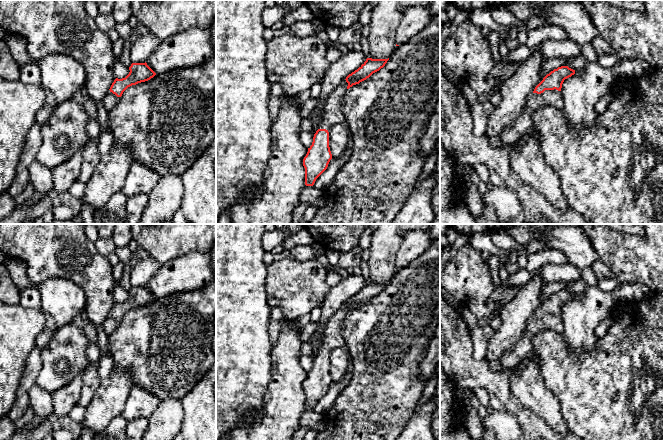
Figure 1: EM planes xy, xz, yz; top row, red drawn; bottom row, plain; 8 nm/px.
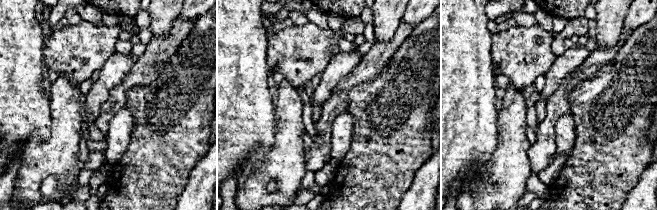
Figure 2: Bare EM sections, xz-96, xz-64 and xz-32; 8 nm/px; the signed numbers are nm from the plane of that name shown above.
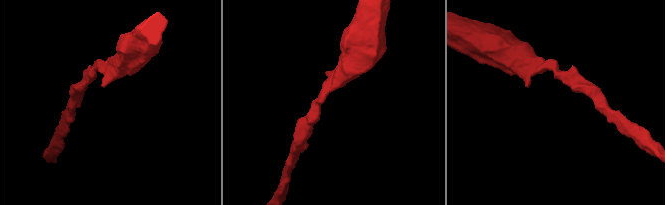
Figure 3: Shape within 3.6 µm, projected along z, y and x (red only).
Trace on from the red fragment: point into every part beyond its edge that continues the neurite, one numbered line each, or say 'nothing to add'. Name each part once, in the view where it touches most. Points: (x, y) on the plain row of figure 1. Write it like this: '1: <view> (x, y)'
1: xz (326, 402)

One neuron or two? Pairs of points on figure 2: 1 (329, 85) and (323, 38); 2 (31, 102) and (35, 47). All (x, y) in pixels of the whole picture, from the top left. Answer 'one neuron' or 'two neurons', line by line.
1: two neurons
2: one neuron

